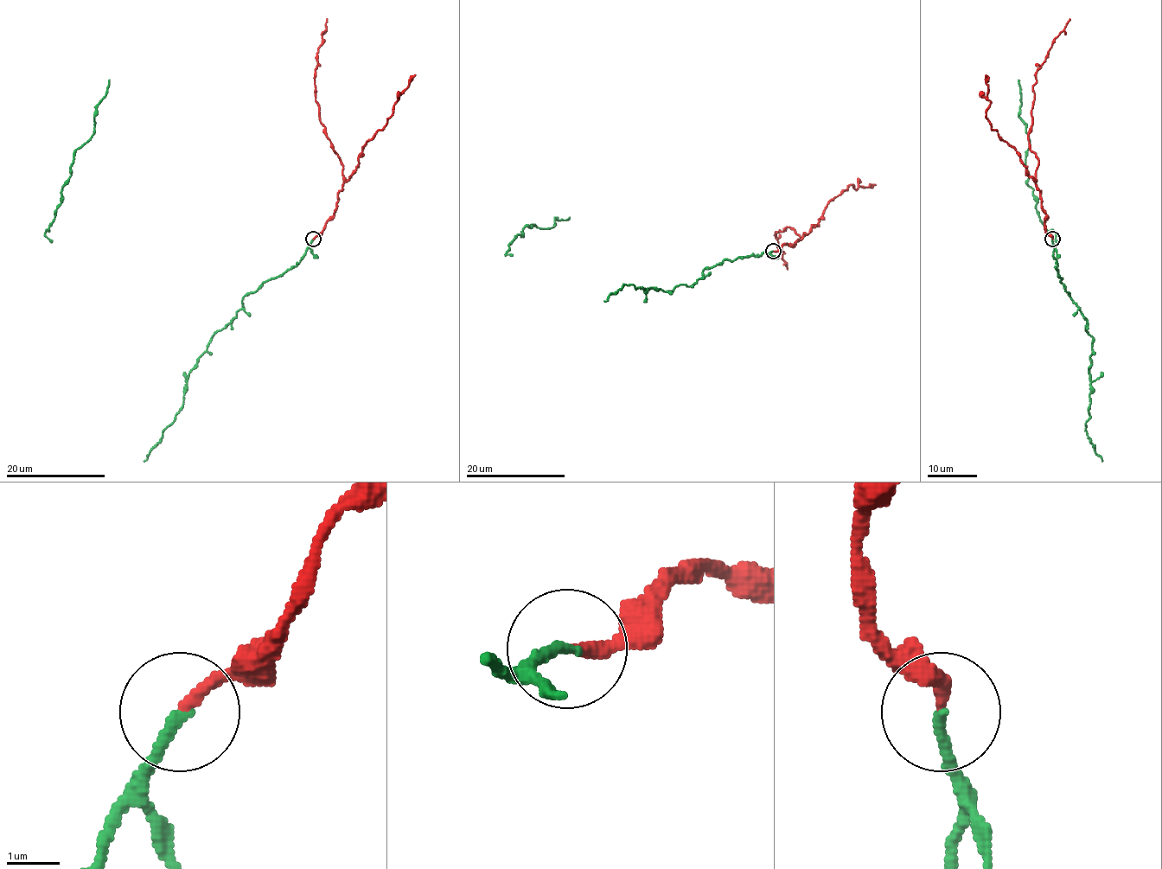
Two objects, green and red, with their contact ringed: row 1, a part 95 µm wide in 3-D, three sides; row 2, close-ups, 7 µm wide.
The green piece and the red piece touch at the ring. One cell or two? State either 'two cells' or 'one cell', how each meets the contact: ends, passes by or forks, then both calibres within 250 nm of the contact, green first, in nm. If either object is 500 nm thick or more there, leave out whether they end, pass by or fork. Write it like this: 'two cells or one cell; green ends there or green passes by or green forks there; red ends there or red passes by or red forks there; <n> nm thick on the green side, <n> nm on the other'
two cells; green ends there; red ends there; 200 nm thick on the green side, 240 nm on the other

